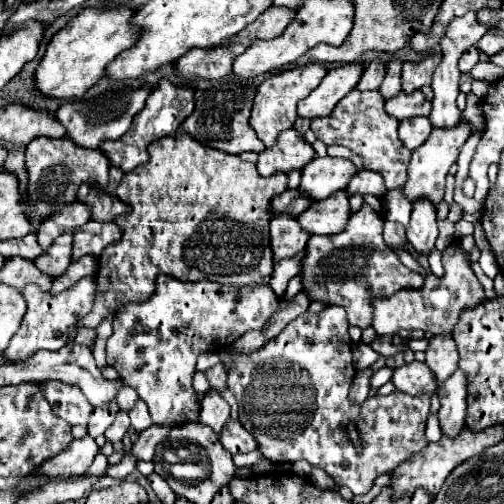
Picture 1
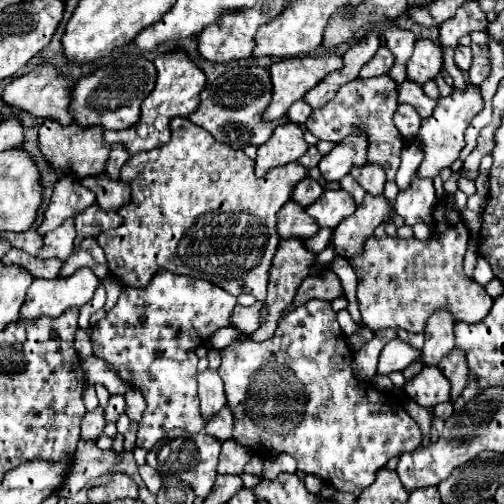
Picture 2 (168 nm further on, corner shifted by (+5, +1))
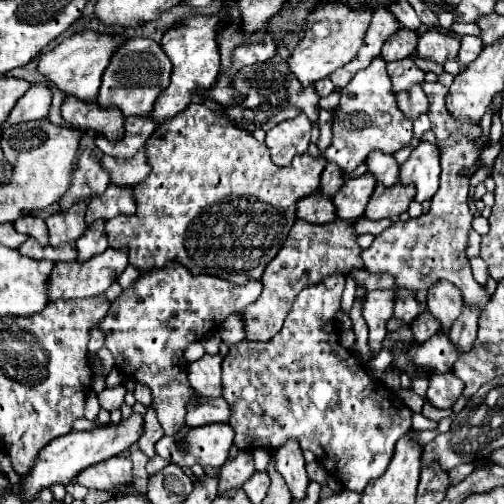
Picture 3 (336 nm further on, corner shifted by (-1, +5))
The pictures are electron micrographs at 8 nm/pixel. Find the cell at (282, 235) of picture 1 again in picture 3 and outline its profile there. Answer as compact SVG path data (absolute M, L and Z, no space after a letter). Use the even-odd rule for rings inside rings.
M312 193L296 203L296 217L314 225L332 223L336 219L332 199L326 199L320 193Z

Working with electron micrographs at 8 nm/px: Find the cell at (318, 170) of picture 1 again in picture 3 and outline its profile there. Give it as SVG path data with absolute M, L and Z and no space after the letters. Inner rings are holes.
M374 59L366 69L358 71L352 81L340 91L342 99L338 109L334 111L334 139L332 145L324 151L326 161L336 163L340 171L348 177L372 151L382 153L396 153L398 149L406 147L412 139L412 121L406 119L398 107L396 97L392 93L392 83L386 73L384 59Z

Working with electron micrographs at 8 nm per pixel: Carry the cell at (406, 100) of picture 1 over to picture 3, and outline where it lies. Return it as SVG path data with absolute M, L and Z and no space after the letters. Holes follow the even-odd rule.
M422 83L424 93L430 99L428 117L432 121L432 131L438 139L438 145L442 149L442 173L440 173L440 189L430 201L430 211L426 215L420 215L410 221L398 221L392 223L386 231L374 237L374 243L360 253L364 261L364 269L370 273L388 273L394 277L392 291L410 291L416 293L420 289L428 291L438 281L450 281L454 283L464 297L464 303L468 307L474 307L478 311L484 311L484 307L490 301L490 295L484 285L476 283L472 277L470 261L466 257L468 247L468 233L470 223L474 215L468 207L468 179L476 171L474 161L482 147L488 145L488 137L480 141L480 125L478 127L454 127L454 119L450 119L450 113L444 107L444 99L448 95L448 89L440 83ZM458 135L458 139L454 139ZM476 141L478 147L476 147Z

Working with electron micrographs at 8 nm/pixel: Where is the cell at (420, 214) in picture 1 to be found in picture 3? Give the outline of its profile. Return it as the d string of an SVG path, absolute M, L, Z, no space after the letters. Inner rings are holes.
M420 141L408 161L400 167L400 183L414 185L414 201L424 203L438 191L440 181L440 151L436 145Z

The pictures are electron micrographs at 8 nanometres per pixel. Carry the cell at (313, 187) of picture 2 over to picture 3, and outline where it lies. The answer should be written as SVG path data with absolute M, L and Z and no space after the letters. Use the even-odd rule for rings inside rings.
M326 163L322 177L320 177L320 193L324 197L332 197L334 193L338 193L338 189L342 187L342 171L338 171L338 167L334 167L334 163Z

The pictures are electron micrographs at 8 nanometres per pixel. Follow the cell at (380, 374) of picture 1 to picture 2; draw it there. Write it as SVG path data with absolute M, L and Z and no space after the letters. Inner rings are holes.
M392 339L380 353L378 373L388 375L392 371L404 371L414 361L422 361L422 351L410 347L400 339Z

